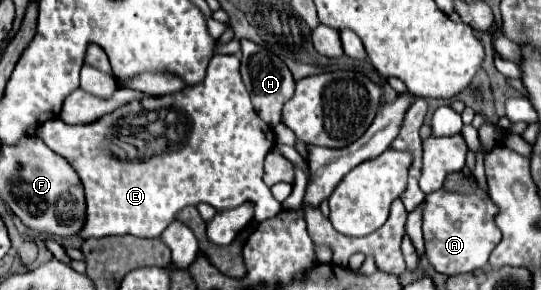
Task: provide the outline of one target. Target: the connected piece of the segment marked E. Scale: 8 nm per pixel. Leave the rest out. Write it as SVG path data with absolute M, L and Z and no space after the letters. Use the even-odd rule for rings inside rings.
M216 54L208 64L206 78L198 86L186 86L170 96L142 98L142 110L146 114L156 112L158 120L162 120L160 112L164 112L164 124L158 124L158 120L136 120L136 116L130 114L126 124L120 124L120 130L114 132L106 122L98 130L96 122L68 126L58 118L38 128L38 136L46 146L62 158L68 158L80 174L86 196L86 222L78 232L82 240L124 234L158 238L184 206L196 206L200 202L214 206L218 212L252 202L256 206L256 222L272 218L282 210L282 204L274 200L270 188L262 182L264 158L274 148L276 138L272 128L258 118L250 102L250 94L240 76L238 56ZM176 120L180 124L184 122L186 130L180 130L184 134L178 132L174 150L142 160L146 152L152 154L152 142L166 142L168 130L172 136L178 124ZM106 142L110 142L110 150L116 158L106 148Z

